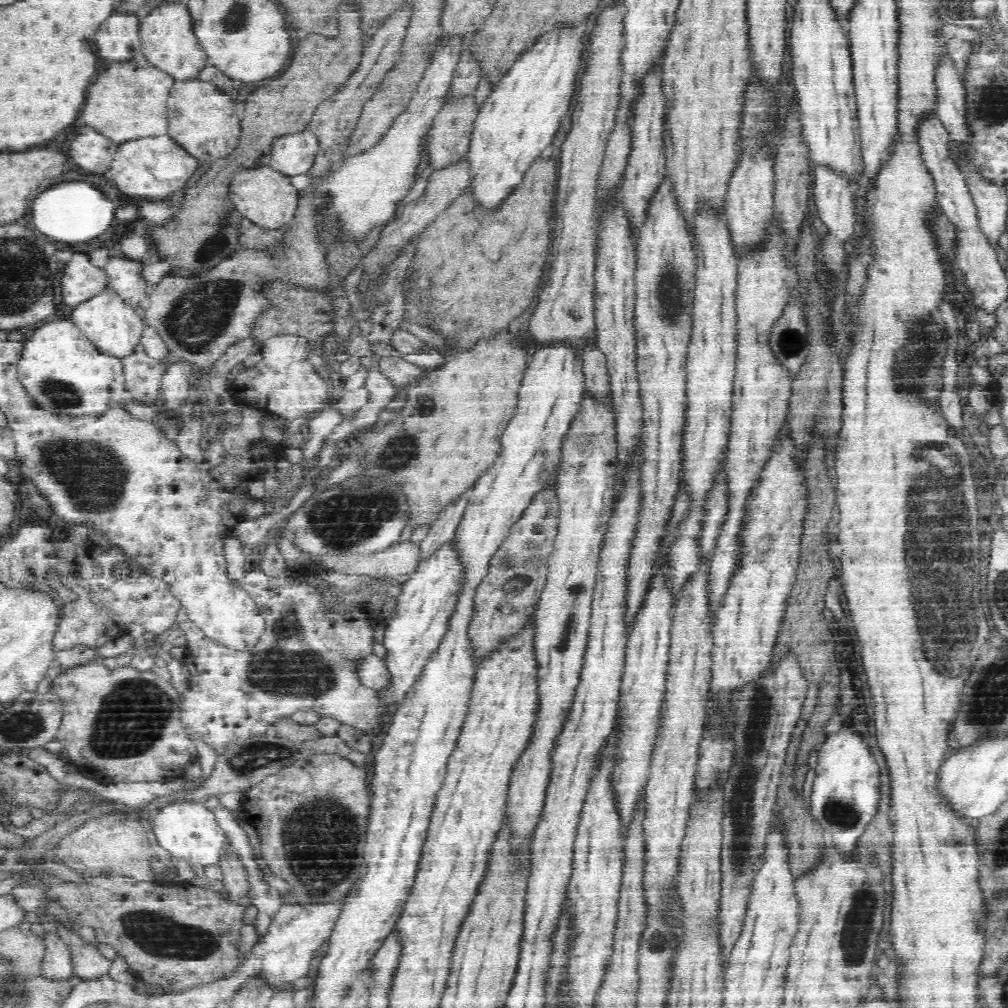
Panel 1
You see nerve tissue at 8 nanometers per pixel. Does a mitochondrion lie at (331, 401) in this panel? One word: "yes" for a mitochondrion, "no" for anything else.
no

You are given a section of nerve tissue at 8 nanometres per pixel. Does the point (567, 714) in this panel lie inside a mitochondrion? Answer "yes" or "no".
no

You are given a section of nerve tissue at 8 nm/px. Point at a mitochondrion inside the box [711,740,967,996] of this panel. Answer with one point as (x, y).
(855, 938)

